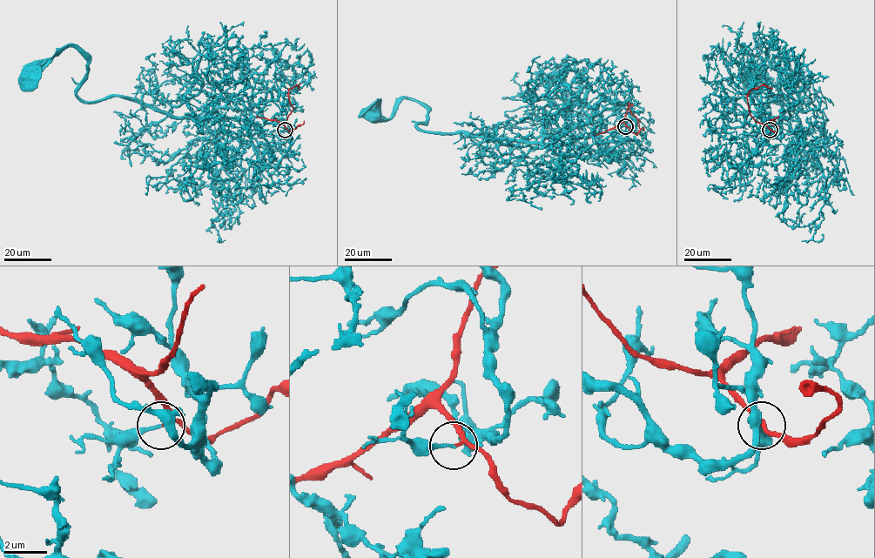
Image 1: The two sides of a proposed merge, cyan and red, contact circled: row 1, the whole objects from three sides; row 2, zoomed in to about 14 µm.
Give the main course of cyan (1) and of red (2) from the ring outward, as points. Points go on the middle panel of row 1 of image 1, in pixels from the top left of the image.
1: (625, 126), (630, 109), (609, 103), (539, 141), (424, 132), (427, 110), (412, 100), (387, 118), (374, 114)
2: (625, 126), (625, 114), (633, 104), (629, 103), (628, 107), (638, 121), (639, 129)

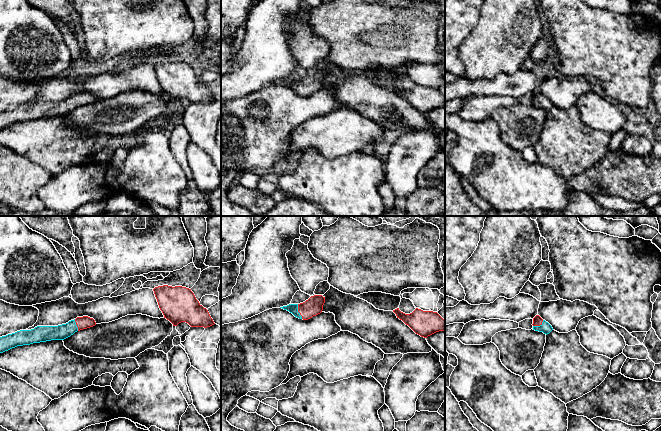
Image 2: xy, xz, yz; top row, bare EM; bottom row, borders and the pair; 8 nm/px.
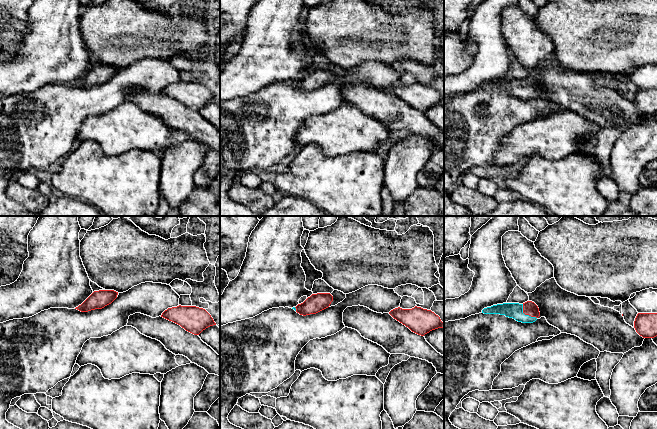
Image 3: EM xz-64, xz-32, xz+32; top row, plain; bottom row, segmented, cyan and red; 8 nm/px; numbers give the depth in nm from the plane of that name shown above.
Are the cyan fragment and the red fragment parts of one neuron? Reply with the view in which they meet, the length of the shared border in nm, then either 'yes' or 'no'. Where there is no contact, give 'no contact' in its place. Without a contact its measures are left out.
contact in xz; length 130 nm; no

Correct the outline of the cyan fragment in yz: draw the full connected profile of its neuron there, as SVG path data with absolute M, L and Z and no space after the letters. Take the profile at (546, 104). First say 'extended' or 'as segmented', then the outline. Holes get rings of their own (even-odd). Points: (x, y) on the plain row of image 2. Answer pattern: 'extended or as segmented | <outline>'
as segmented | M543 96L540 102L533 102L533 106L543 108L544 110L547 111L553 106L553 104L548 98Z

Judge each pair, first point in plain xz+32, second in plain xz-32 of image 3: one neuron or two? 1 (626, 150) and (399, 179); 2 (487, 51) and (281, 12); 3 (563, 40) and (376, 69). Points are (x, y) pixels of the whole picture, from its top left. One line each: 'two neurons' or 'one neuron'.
1: one neuron
2: one neuron
3: two neurons

